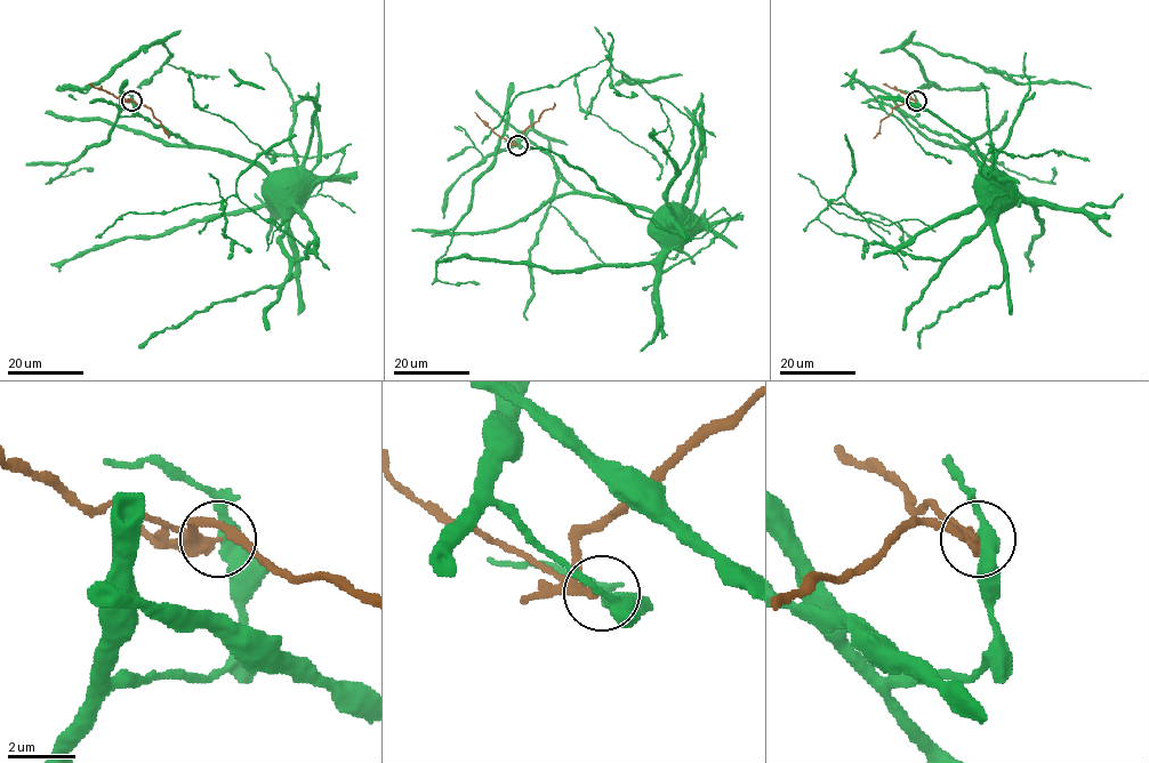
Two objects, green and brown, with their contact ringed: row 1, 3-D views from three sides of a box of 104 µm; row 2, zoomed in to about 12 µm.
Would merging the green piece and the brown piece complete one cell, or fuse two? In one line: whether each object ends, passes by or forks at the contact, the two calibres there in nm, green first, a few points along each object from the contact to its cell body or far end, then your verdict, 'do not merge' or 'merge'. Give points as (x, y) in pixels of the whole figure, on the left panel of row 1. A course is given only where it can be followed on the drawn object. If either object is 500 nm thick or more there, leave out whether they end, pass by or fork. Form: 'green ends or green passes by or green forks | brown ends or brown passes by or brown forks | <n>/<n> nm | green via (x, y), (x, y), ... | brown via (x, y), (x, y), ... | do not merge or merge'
green passes by | brown ends | 420/280 nm | green via (131, 101), (133, 113), (120, 117), (119, 107), (136, 111), (190, 144), (250, 159), (276, 185), (284, 183) | brown via (131, 101), (149, 107), (168, 137) | do not merge

